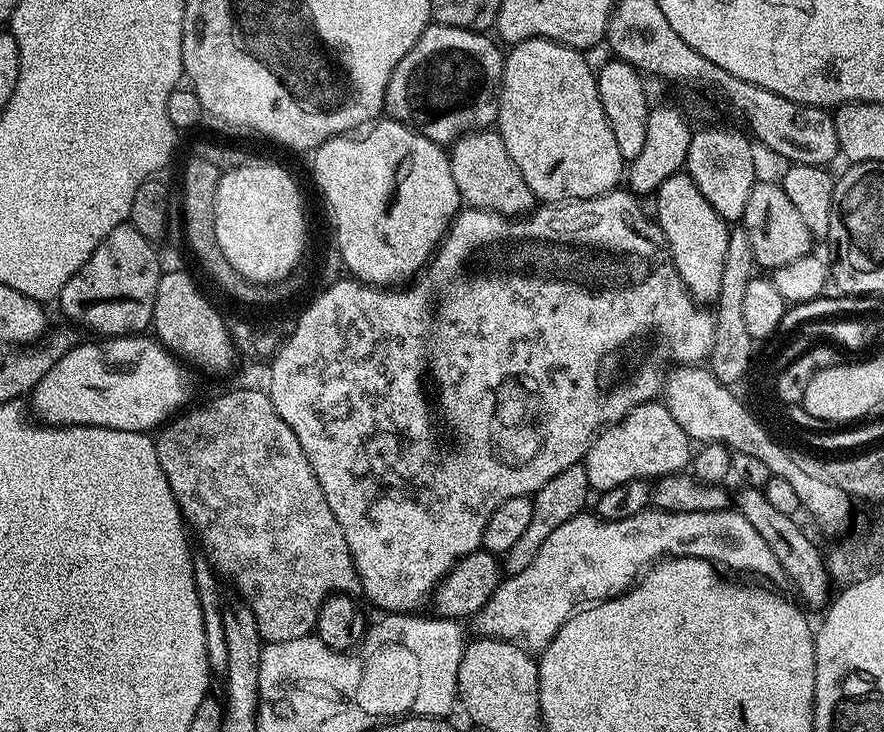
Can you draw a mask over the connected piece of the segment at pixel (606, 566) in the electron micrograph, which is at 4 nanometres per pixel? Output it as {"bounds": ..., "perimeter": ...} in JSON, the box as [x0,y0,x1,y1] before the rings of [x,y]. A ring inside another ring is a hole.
{"bounds":[474,507,784,654],"perimeter":[[[731,507],[701,512],[645,510],[625,520],[602,520],[595,514],[581,514],[570,518],[570,522],[562,522],[542,542],[538,558],[522,574],[501,579],[490,602],[474,617],[480,631],[477,633],[484,638],[511,640],[539,654],[552,643],[558,630],[573,619],[575,612],[591,609],[601,600],[617,595],[649,566],[674,556],[702,558],[742,572],[760,563],[760,572],[768,579],[784,576],[782,562],[778,562],[769,544]]]}

